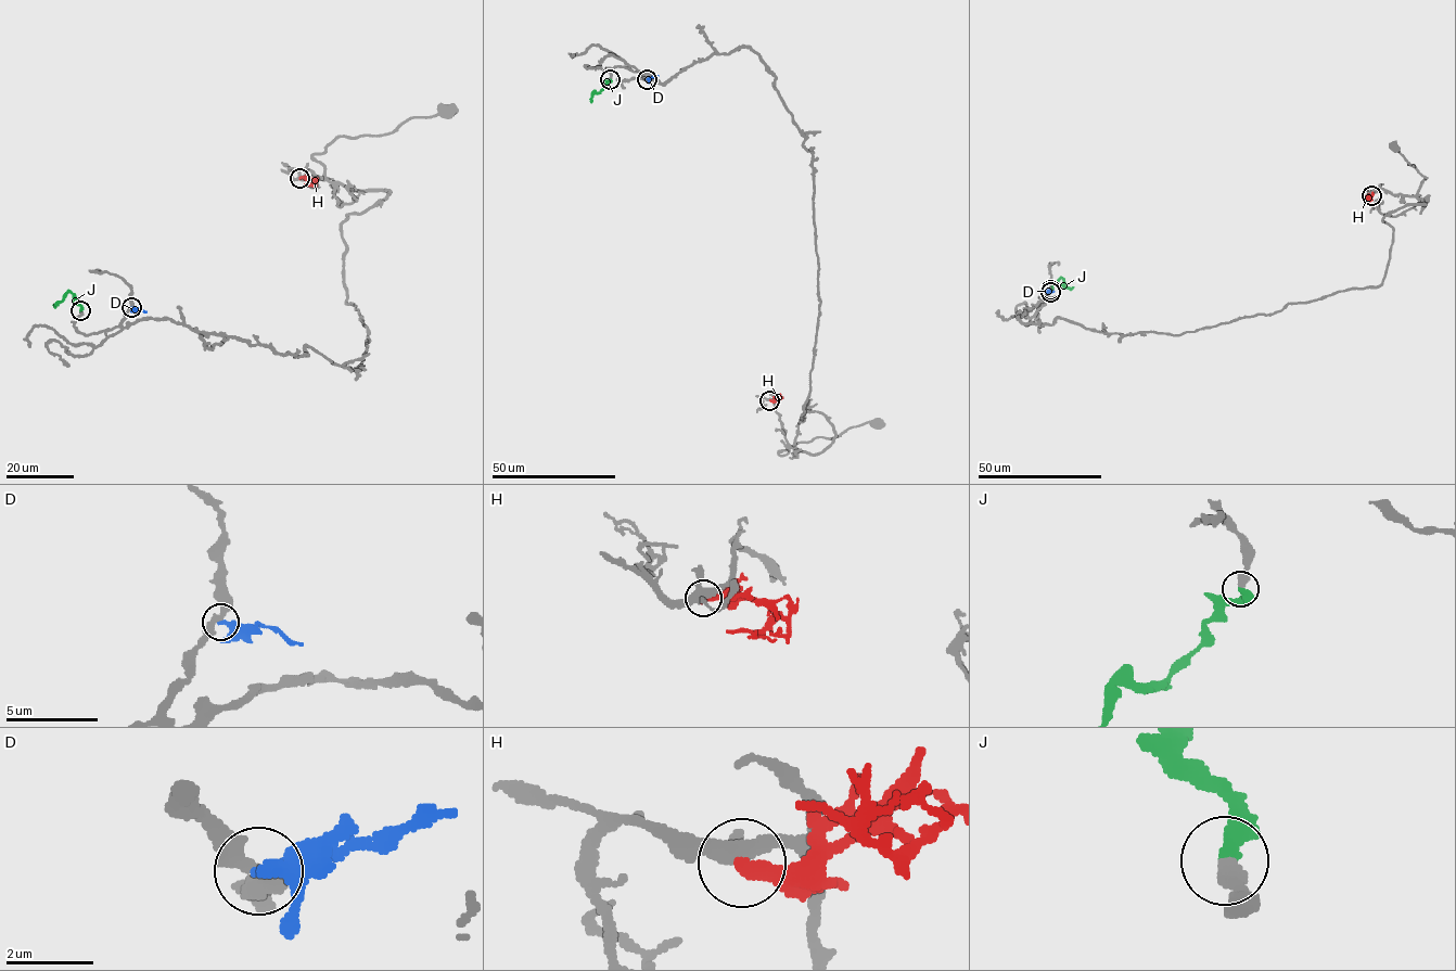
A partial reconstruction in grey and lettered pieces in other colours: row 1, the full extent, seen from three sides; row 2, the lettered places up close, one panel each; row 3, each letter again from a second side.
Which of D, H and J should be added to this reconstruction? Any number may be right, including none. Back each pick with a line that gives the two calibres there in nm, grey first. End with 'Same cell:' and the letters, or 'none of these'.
J: calibres 360 and 360 nm
Same cell: J

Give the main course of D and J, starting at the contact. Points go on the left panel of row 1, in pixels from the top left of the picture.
D: (130, 307), (147, 311)
J: (80, 310), (69, 291), (54, 304)

